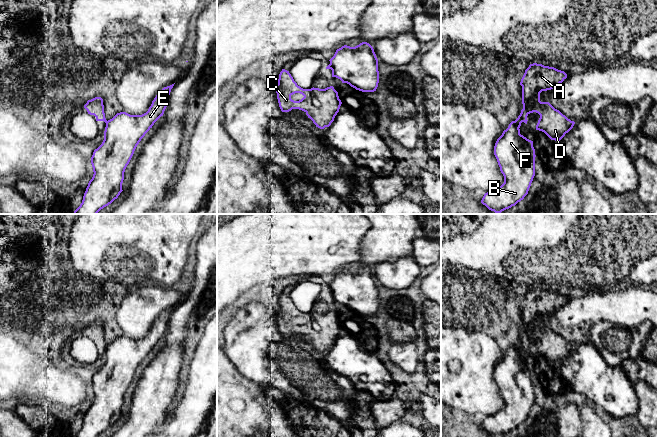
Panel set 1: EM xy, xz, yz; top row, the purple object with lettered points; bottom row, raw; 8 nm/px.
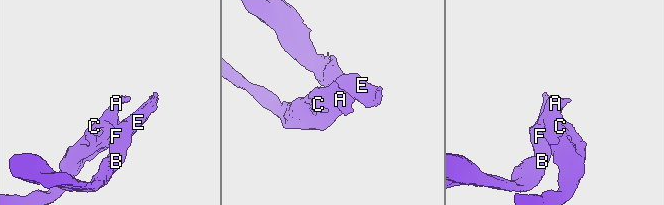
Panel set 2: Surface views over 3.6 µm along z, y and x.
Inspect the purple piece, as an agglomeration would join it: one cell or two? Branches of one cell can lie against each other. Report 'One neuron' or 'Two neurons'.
Two neurons

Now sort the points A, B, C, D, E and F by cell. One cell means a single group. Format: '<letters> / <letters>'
A C D / B E F

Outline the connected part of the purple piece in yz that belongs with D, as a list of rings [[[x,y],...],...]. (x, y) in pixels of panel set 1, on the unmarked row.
[[[530,288],[520,306],[523,333],[515,345],[519,348],[527,347],[527,340],[536,336],[540,339],[536,354],[544,356],[551,364],[560,365],[573,352],[575,346],[549,326],[541,326],[540,317],[554,313],[566,302],[567,298],[564,295],[554,291]]]

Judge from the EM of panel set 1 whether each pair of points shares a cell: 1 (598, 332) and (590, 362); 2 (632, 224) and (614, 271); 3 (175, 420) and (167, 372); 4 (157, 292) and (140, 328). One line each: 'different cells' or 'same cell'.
1: different cells
2: same cell
3: different cells
4: same cell

